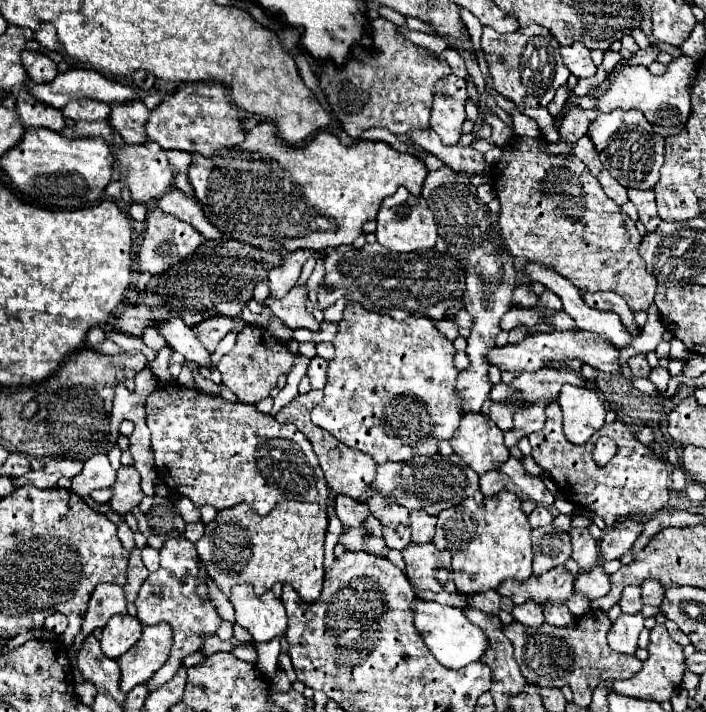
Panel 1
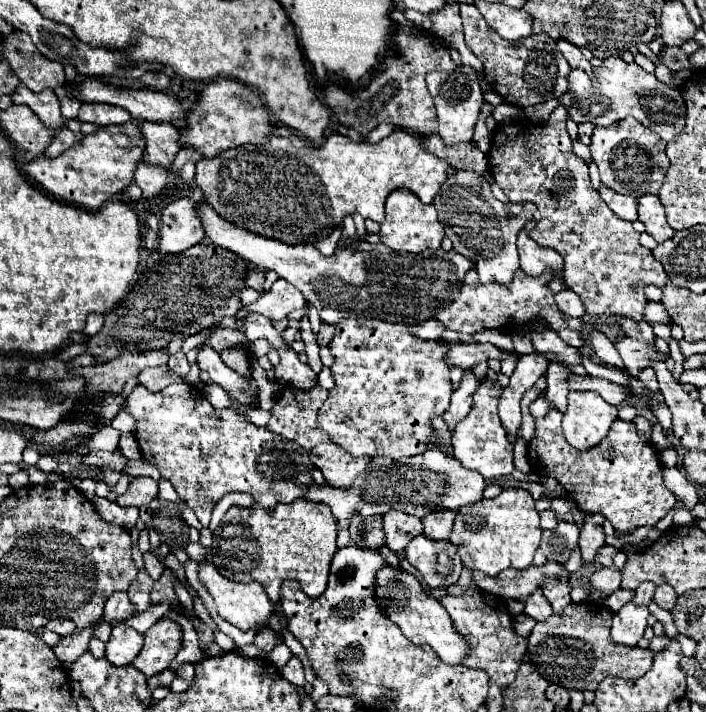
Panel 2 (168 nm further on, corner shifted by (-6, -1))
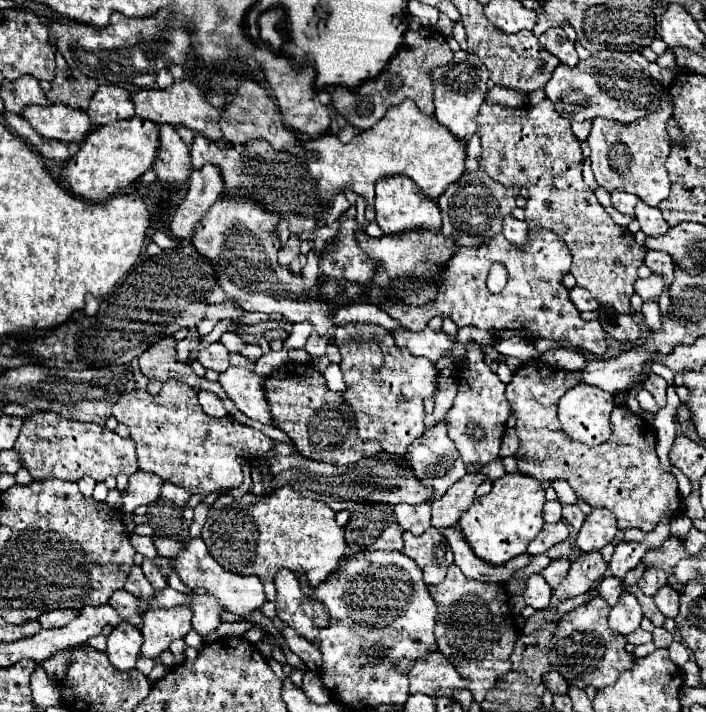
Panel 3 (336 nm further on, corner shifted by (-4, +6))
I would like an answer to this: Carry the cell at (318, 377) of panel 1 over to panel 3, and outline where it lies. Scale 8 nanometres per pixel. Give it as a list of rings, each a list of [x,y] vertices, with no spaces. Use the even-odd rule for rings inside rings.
[[[329,364],[327,370],[323,372],[325,380],[327,380],[327,386],[335,392],[343,392],[345,390],[345,382],[343,382],[343,374],[341,374],[341,368],[339,364]]]

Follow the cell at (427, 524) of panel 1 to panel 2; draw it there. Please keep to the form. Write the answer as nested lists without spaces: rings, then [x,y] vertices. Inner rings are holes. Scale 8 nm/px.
[[[433,511],[423,517],[425,535],[431,539],[449,539],[457,511]]]

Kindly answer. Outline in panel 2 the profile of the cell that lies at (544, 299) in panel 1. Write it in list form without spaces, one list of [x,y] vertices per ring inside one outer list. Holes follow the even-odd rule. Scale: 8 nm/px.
[[[569,289],[557,293],[557,295],[555,295],[555,301],[557,301],[559,309],[561,309],[565,315],[569,315],[569,317],[583,317],[583,315],[585,315],[585,305],[583,305],[581,297],[575,295],[575,293],[569,291]]]

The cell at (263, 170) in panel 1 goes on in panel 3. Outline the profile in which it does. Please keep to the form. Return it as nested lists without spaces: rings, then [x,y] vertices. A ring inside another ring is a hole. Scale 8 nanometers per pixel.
[[[405,100],[403,104],[389,108],[385,118],[373,128],[361,132],[355,142],[343,144],[335,134],[327,132],[317,140],[303,144],[303,148],[309,148],[311,154],[299,156],[291,152],[277,152],[265,140],[253,140],[243,144],[239,150],[231,144],[213,142],[197,134],[191,146],[191,160],[193,168],[217,164],[225,180],[223,194],[229,194],[235,188],[245,196],[249,194],[249,198],[257,204],[263,204],[269,212],[275,212],[281,220],[285,220],[295,234],[305,230],[303,226],[307,220],[319,222],[333,198],[347,188],[365,198],[367,204],[373,204],[377,180],[393,174],[405,174],[427,198],[437,200],[441,192],[445,192],[447,184],[459,180],[461,172],[465,172],[465,146],[433,116],[419,112],[413,100]]]

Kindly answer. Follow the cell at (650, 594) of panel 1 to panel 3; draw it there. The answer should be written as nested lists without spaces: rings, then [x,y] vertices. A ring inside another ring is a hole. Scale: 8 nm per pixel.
[[[665,584],[657,590],[655,604],[667,618],[675,618],[679,612],[679,592],[673,590],[669,584]]]

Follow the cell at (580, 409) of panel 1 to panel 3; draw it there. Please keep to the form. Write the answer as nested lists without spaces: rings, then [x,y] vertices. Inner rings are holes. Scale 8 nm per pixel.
[[[577,384],[571,390],[567,390],[559,400],[557,412],[559,412],[561,428],[571,440],[577,440],[589,446],[603,444],[605,440],[609,440],[609,414],[613,406],[615,406],[613,394],[601,392],[601,388],[593,388],[589,384]]]

